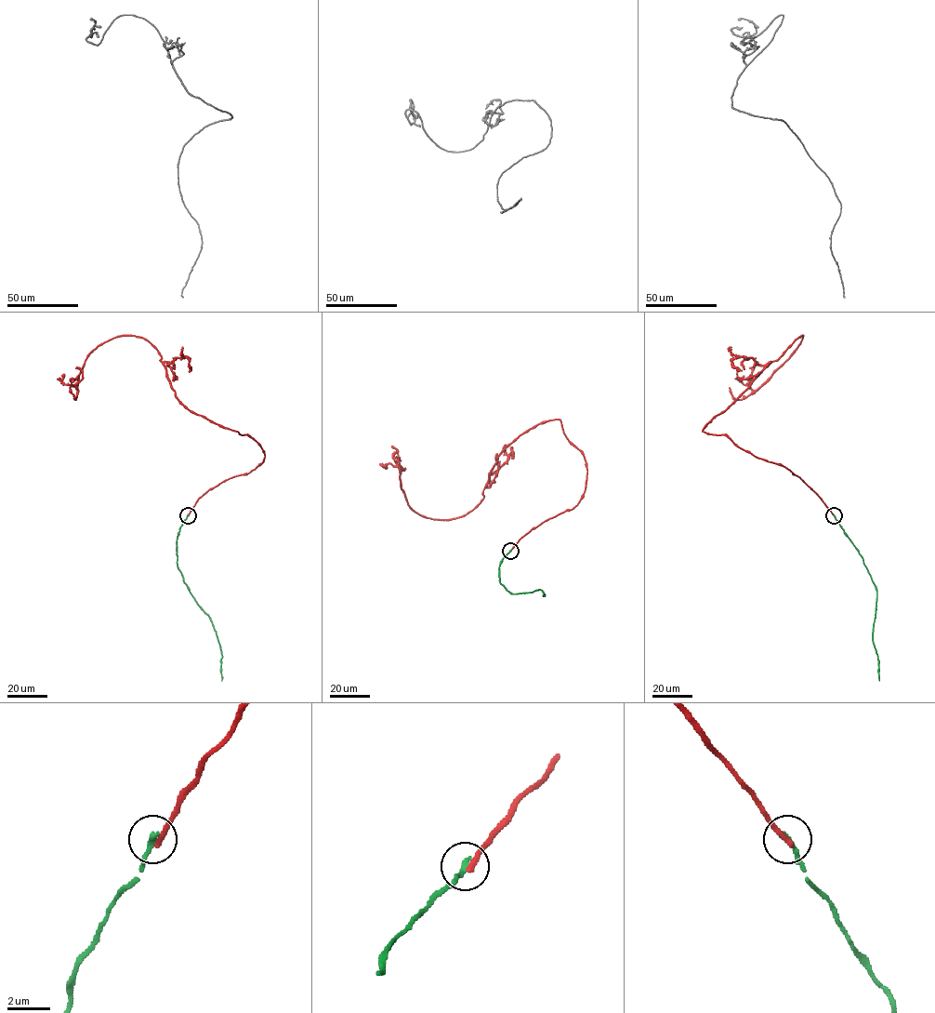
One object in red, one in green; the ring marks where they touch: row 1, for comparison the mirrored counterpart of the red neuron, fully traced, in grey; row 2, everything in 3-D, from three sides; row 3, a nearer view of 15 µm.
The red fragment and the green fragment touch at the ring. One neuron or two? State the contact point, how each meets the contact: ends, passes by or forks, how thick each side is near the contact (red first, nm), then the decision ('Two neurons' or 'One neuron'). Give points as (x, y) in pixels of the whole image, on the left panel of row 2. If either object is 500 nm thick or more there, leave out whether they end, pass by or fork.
Place: (188, 515). At the ring red ends. At the ring green ends. Thickness 280 nm (red) against 280 nm. Two neurons

